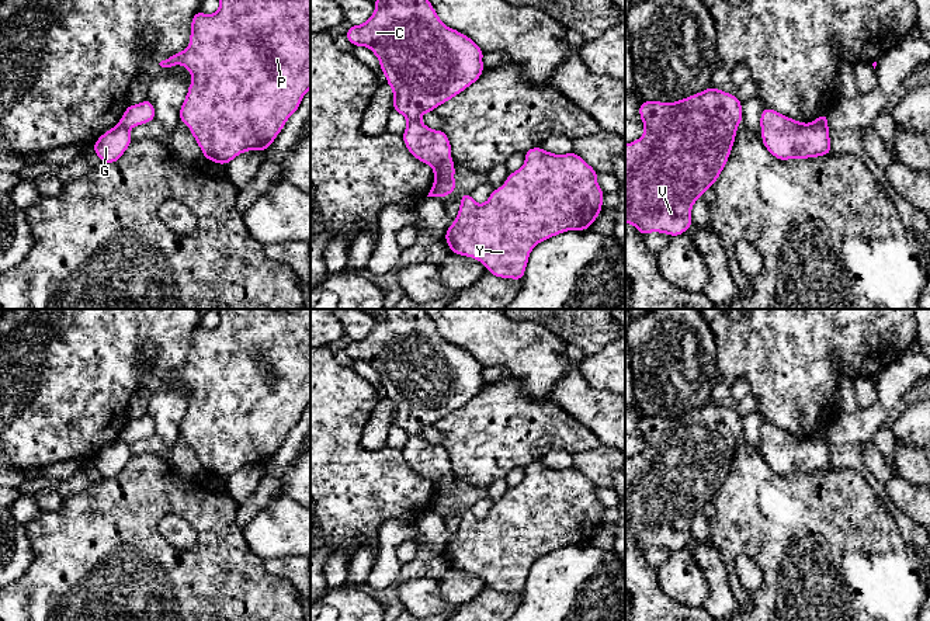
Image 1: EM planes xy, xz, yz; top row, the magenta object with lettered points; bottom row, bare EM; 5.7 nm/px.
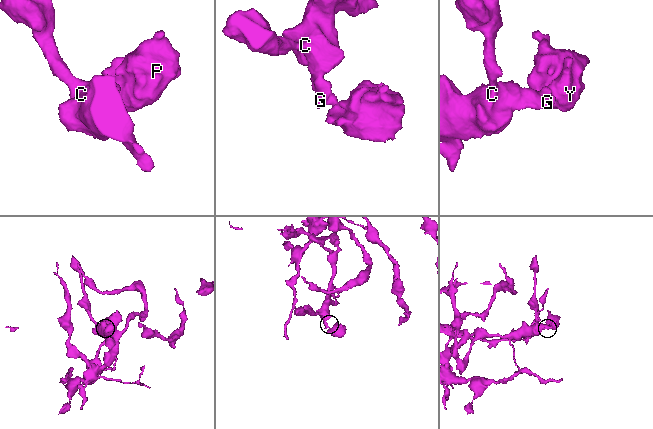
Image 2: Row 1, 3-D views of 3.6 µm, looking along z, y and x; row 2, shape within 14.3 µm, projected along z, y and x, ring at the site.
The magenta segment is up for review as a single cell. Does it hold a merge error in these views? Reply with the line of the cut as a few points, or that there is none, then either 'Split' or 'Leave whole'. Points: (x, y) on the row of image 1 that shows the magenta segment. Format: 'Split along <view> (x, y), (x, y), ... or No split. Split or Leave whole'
Split along xz (454, 167), (436, 183), (434, 195). Split

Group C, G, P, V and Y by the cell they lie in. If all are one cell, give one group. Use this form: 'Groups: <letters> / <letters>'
Groups: C G V / P Y

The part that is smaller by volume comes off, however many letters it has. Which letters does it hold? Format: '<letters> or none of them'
P, Y

